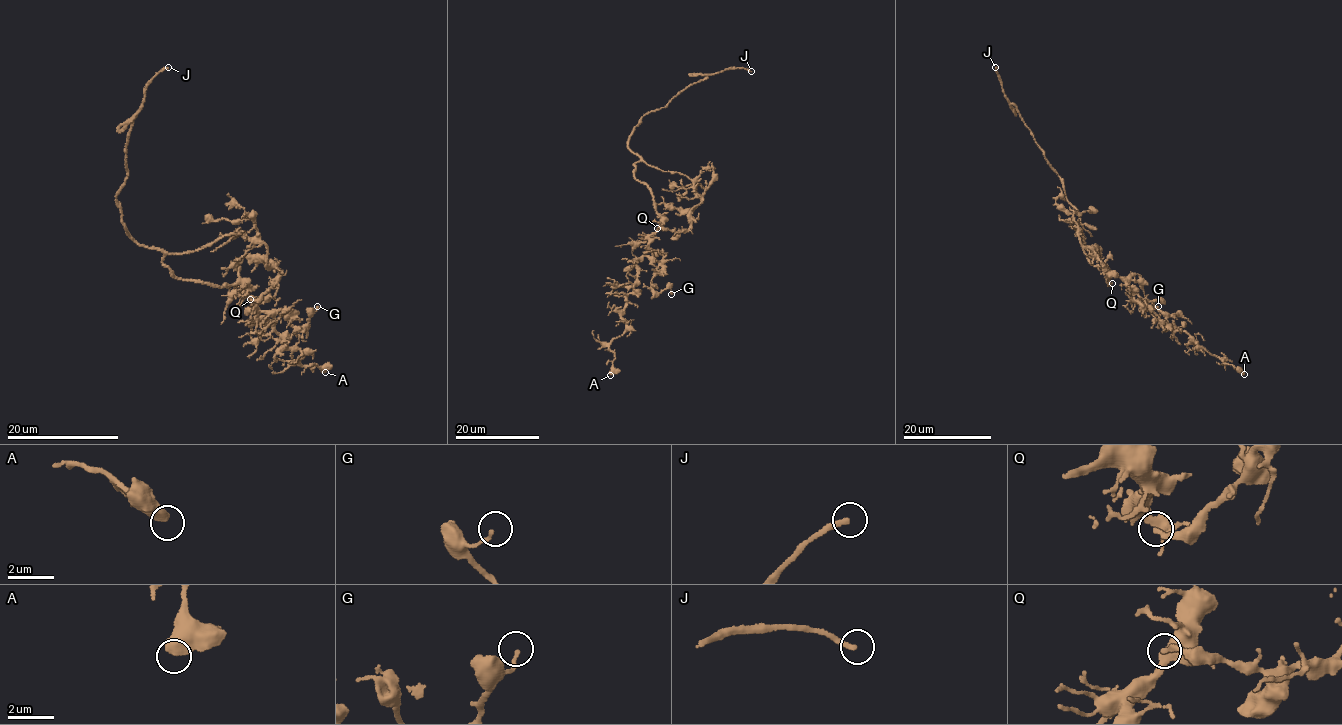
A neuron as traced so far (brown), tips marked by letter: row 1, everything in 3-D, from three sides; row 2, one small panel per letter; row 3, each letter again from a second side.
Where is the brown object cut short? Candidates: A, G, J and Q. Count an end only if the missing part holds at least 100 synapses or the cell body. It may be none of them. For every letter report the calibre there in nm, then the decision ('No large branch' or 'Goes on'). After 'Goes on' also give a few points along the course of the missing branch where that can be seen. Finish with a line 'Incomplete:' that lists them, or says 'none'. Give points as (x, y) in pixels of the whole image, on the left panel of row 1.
A: Thickness 550 nm. No large branch
G: Thickness 110 nm. No large branch
J: Thickness 240 nm. Goes on. Course of what is missing: (168, 67), (210, 53), (215, 54), (218, 64), (225, 65)
Q: Thickness 140 nm. No large branch
Incomplete: J

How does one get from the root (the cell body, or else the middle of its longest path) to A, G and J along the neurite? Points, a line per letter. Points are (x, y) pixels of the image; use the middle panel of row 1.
A: (635, 178), (650, 192), (661, 225), (637, 262), (621, 316), (625, 330), (609, 346), (614, 358), (610, 375)
G: (635, 178), (646, 184), (660, 219), (645, 254), (656, 267), (653, 288), (658, 292), (669, 288), (671, 294)
J: (635, 178), (633, 164), (640, 160), (628, 141), (643, 116), (666, 107), (708, 75), (738, 67), (751, 71)

